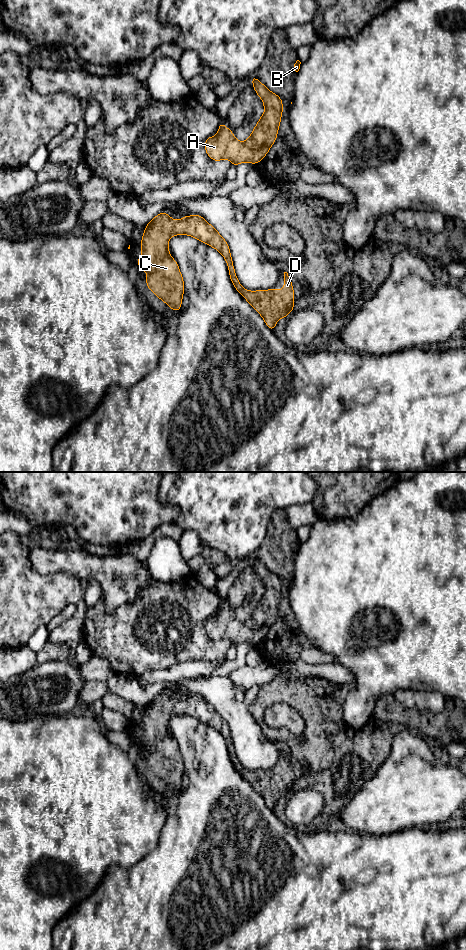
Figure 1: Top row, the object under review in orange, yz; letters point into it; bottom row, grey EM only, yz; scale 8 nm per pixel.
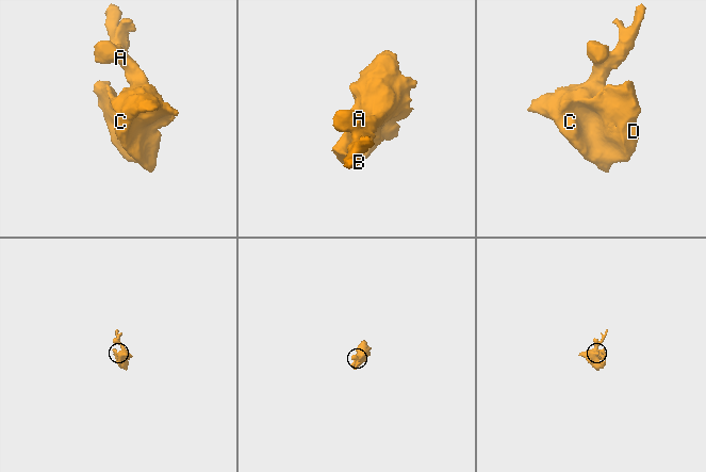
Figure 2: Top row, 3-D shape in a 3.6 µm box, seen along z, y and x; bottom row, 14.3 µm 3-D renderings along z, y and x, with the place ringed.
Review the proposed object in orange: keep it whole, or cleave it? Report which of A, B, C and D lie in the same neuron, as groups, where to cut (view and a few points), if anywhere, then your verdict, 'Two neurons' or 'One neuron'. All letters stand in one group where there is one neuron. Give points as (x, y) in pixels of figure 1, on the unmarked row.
Groups: A B C D. No split. One neuron

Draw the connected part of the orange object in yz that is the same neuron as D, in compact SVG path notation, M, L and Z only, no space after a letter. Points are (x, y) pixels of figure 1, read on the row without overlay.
M162 692L146 705L140 723L142 735L137 740L141 751L148 753L147 768L171 789L181 790L184 762L177 742L171 737L168 722L173 715L189 715L218 730L226 740L230 759L235 769L263 797L274 811L277 801L294 789L291 757L284 752L283 770L248 771L237 759L228 723L217 710L198 694L173 700Z

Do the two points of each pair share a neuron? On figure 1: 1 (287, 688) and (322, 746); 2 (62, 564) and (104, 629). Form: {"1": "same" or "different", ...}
{"1": "same", "2": "different"}

